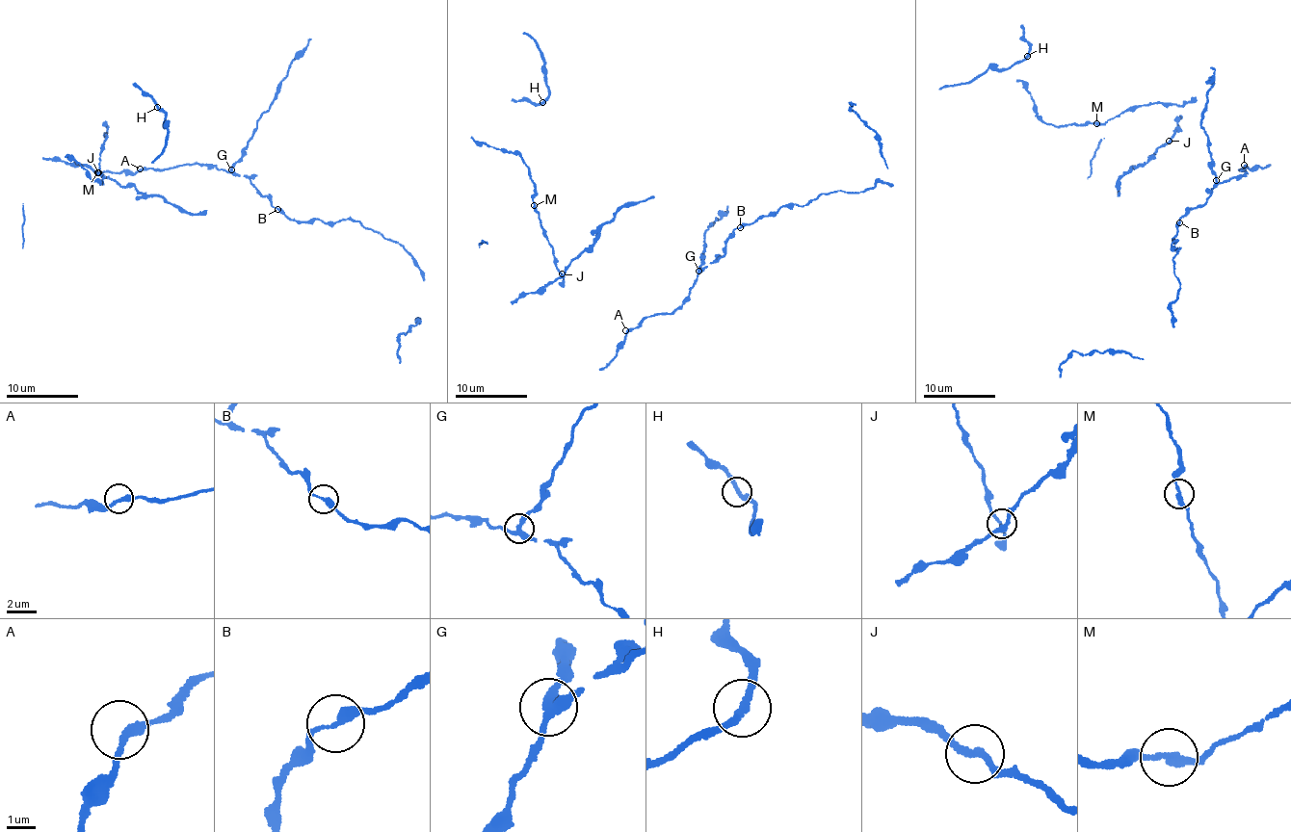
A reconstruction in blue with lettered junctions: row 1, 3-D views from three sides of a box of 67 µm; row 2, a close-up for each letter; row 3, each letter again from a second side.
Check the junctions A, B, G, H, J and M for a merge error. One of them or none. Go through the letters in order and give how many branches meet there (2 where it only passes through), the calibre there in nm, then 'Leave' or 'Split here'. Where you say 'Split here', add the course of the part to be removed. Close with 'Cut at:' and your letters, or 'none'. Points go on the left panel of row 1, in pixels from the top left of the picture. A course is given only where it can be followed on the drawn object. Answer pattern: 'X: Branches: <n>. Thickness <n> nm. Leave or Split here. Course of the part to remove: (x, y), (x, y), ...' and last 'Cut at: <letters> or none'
A: Branches: 2. Thickness 260 nm. Leave
B: Branches: 2. Thickness 280 nm. Leave
G: Branches: 3. Thickness 240 nm. Split here. Course of the part to remove: (231, 169), (251, 137), (257, 119), (269, 106), (297, 54), (310, 39)
H: Branches: 2. Thickness 260 nm. Leave
J: Branches: 2. Thickness 240 nm. Leave
M: Branches: 2. Thickness 260 nm. Leave
Cut at: G

